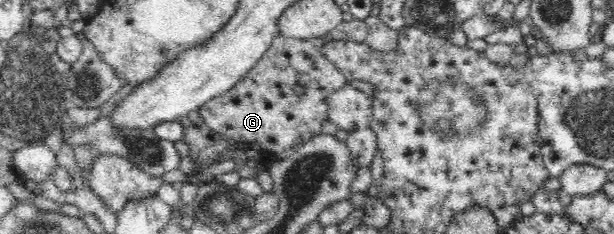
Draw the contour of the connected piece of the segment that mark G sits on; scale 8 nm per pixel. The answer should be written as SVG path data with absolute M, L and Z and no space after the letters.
M356 19L343 21L334 31L326 33L325 37L297 39L279 32L272 39L272 45L266 49L264 56L248 72L248 75L233 85L232 89L205 101L197 110L198 114L209 129L229 141L246 143L247 147L250 143L258 143L264 151L263 161L265 157L274 157L276 160L286 159L312 137L322 134L322 123L328 119L328 98L332 92L342 89L348 83L346 75L322 54L322 47L327 41L336 41L336 39L366 42L367 33L368 27L365 21Z

